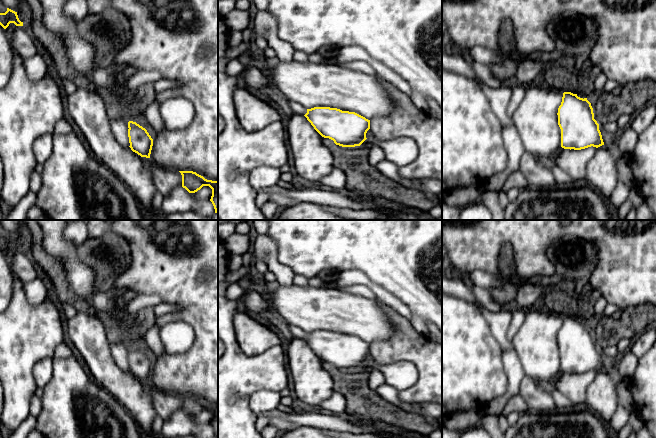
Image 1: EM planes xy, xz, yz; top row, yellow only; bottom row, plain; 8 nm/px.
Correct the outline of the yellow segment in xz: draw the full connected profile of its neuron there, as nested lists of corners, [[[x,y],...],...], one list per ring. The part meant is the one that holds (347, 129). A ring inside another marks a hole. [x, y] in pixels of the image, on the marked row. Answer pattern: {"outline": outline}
{"outline": [[[314,107],[307,109],[304,116],[322,137],[342,147],[360,146],[370,129],[370,120],[337,108]]]}

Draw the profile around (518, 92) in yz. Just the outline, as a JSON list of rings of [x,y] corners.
[[[517,86],[512,88],[512,94],[509,99],[509,104],[507,107],[507,115],[512,117],[515,110],[523,100],[525,95],[525,87],[524,86]]]

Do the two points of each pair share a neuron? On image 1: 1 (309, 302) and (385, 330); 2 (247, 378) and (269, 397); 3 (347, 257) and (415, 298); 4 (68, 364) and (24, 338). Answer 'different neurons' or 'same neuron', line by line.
1: same neuron
2: different neurons
3: same neuron
4: different neurons

